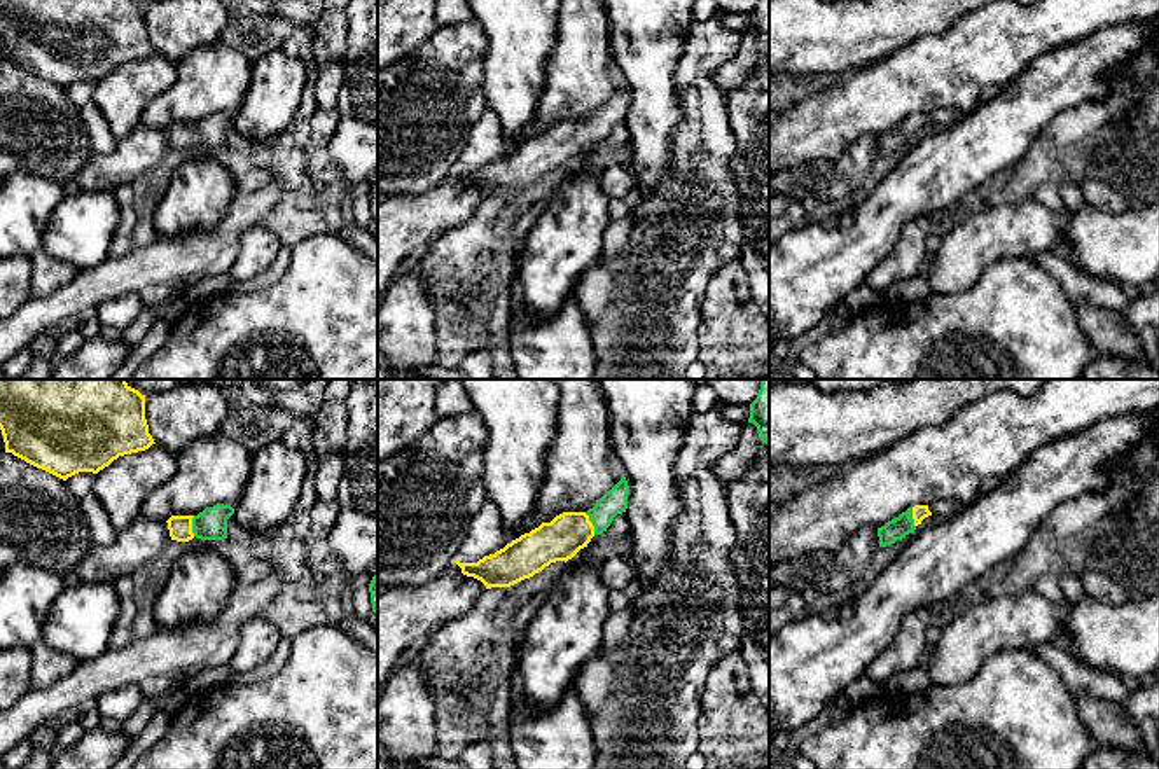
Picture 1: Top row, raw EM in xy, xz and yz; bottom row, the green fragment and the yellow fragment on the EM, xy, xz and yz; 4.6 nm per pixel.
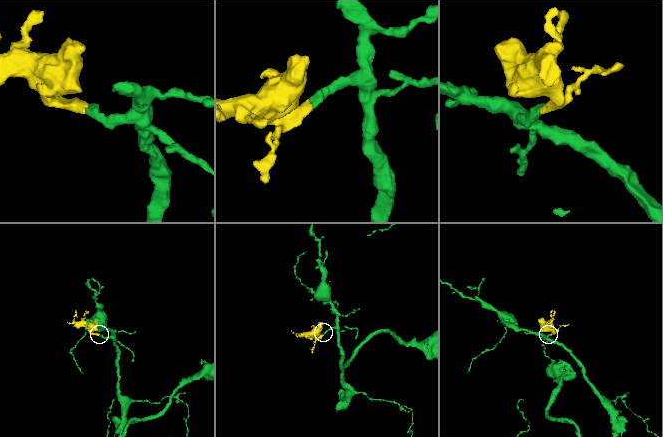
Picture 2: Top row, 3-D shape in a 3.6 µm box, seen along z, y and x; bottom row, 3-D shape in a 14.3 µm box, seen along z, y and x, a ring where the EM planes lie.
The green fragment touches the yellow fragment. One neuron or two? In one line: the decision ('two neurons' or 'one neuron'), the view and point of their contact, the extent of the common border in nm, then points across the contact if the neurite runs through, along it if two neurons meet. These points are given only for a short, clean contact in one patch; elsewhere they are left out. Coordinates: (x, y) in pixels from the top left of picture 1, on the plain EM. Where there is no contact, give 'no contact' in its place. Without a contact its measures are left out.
one neuron; meets green in xz at (591, 130); contact 120 nm long; runs through xz (614, 110), (591, 130), (567, 142)

